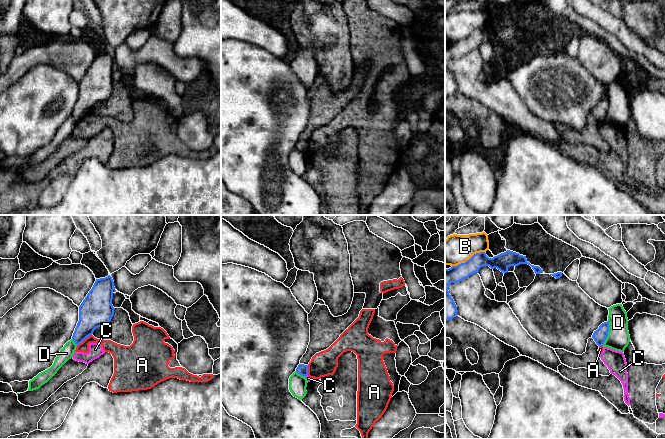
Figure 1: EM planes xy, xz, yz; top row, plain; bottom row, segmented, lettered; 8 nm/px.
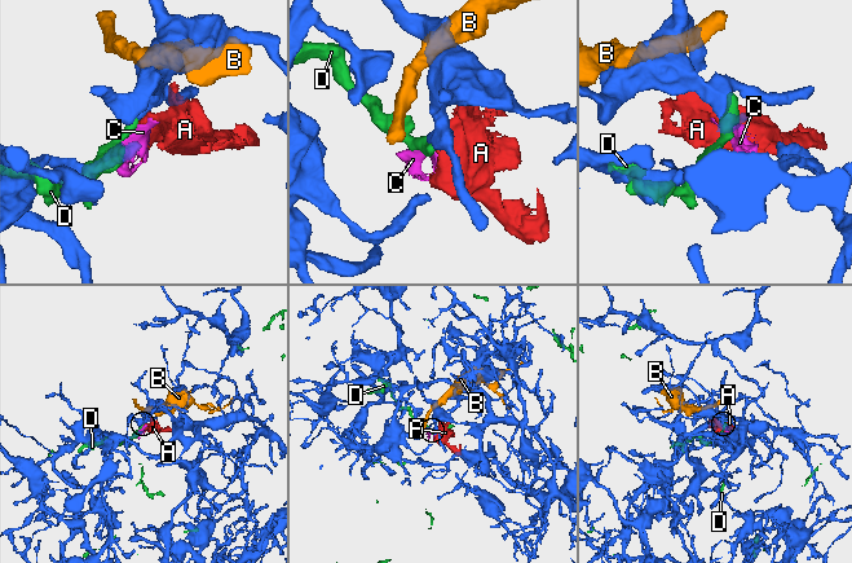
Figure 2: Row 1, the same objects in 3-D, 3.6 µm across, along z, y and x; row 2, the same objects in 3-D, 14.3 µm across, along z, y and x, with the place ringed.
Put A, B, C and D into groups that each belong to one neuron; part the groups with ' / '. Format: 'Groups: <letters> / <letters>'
Groups: A C / B / D

